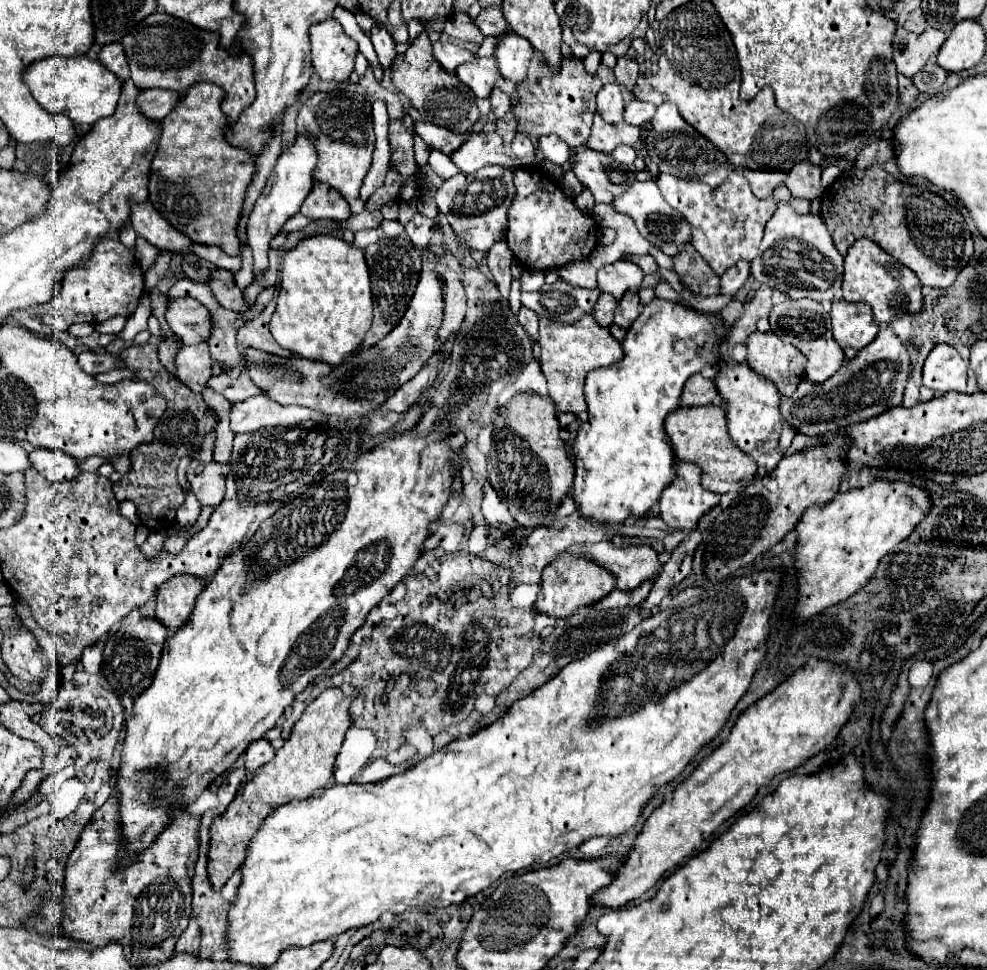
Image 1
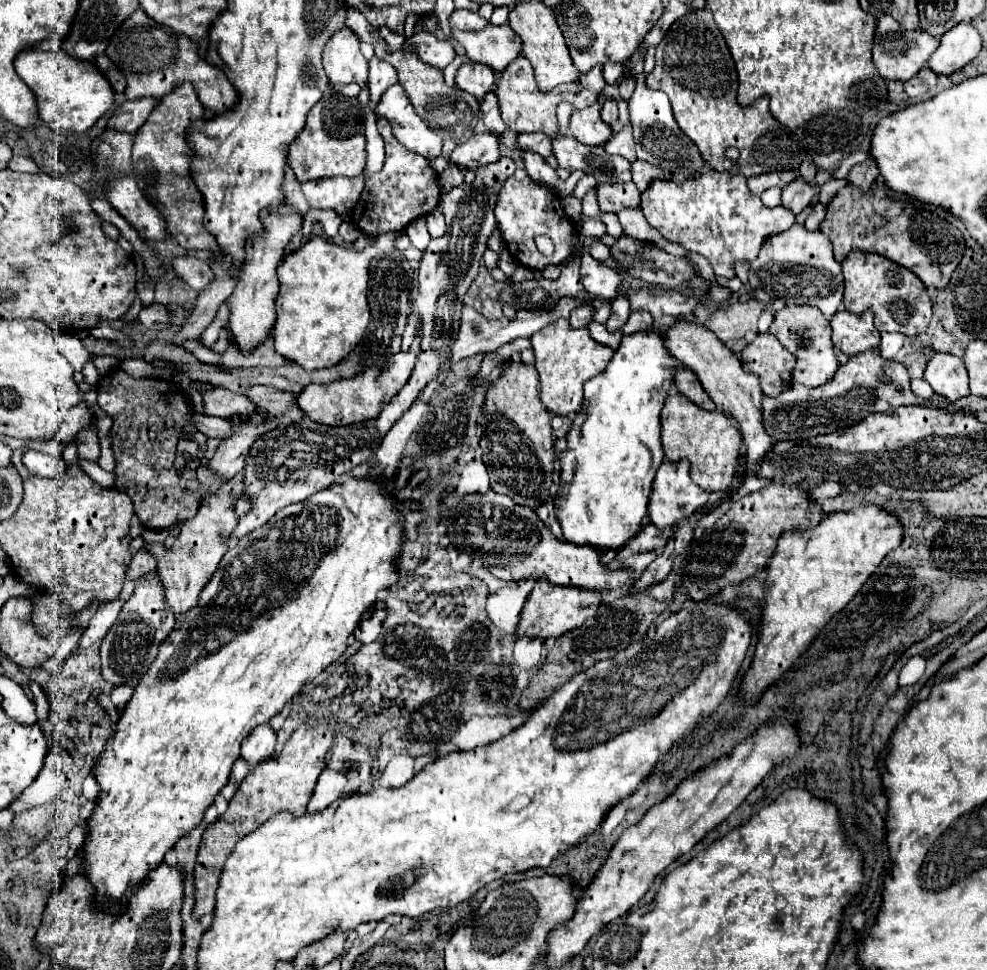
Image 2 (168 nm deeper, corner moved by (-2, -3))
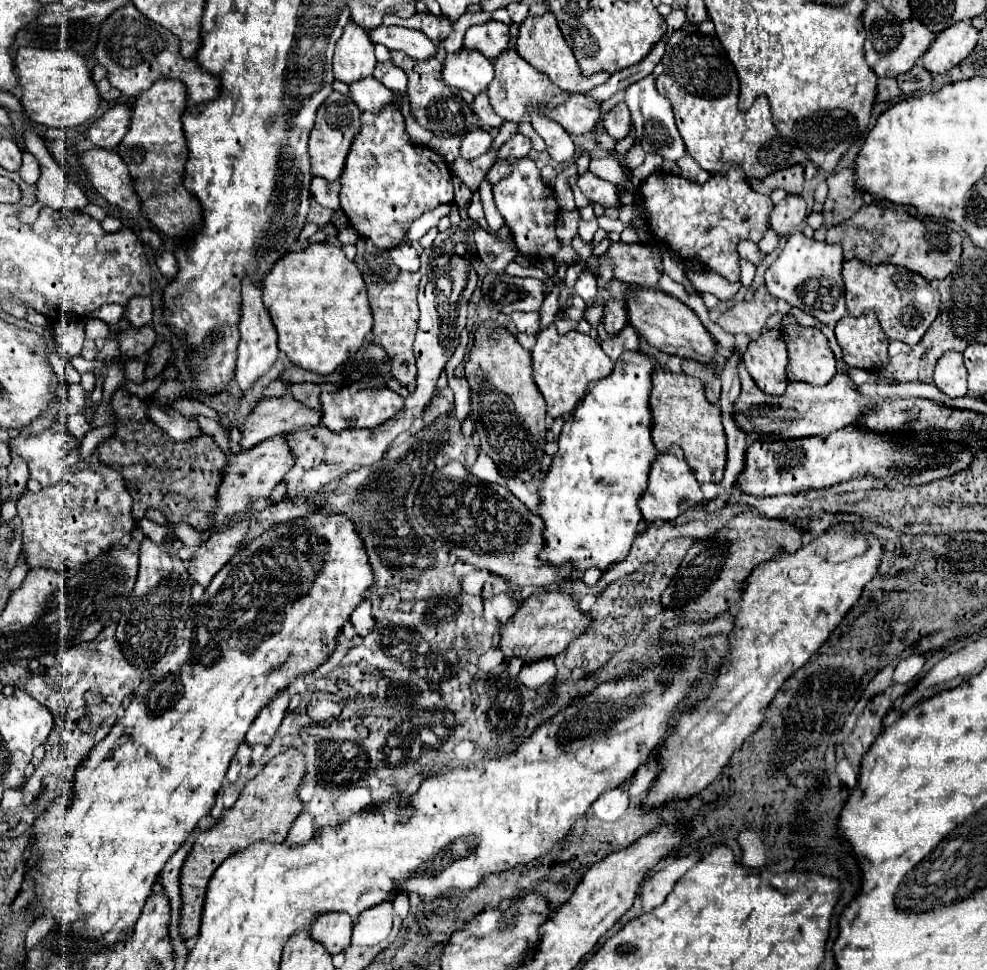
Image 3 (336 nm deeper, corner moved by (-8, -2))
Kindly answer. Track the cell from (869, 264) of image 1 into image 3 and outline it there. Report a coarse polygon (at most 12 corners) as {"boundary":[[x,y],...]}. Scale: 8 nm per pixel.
{"boundary":[[844,261],[848,313],[874,311],[888,339],[916,345],[938,291],[894,265]]}

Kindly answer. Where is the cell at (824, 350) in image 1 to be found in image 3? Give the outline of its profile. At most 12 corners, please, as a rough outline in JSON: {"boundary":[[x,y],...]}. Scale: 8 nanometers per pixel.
{"boundary":[[786,315],[788,381],[826,385],[836,359],[822,331]]}

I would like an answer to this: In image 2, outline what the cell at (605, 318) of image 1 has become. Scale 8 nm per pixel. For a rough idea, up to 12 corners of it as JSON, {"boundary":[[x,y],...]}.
{"boundary":[[578,306],[570,314],[570,326],[584,328],[592,322],[594,306]]}

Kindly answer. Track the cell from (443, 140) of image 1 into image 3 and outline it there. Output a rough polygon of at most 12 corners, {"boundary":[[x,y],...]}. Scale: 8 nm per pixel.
{"boundary":[[374,77],[350,83],[350,97],[362,111],[398,105],[390,89]]}

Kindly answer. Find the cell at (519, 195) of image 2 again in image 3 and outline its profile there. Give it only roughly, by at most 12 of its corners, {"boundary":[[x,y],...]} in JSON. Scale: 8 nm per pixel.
{"boundary":[[530,157],[494,187],[518,251],[560,251],[558,203]]}

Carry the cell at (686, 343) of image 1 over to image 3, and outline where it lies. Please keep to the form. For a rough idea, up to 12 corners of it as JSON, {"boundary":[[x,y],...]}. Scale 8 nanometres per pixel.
{"boundary":[[656,359],[588,385],[540,483],[538,557],[624,561],[658,453]]}

